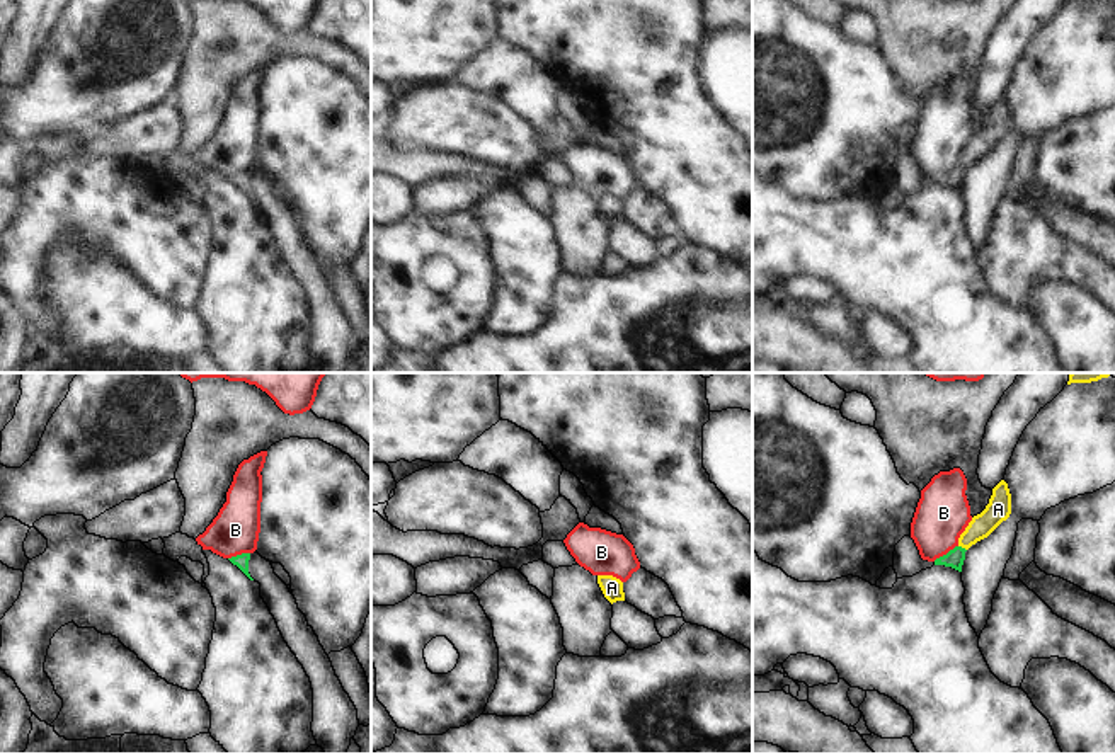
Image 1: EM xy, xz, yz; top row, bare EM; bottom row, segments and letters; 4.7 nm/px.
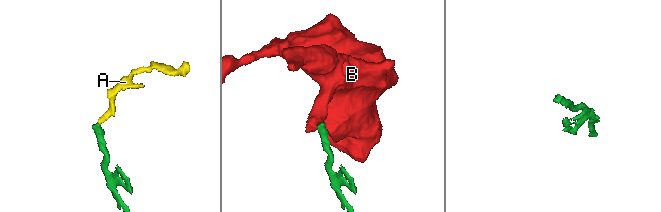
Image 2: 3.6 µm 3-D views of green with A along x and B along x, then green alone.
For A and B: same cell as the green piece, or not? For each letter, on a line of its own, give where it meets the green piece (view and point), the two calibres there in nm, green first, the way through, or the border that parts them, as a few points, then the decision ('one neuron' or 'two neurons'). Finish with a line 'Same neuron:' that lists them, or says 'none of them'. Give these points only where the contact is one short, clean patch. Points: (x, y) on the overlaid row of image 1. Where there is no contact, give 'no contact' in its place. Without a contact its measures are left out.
A: yz (960, 547) | 90/120 nm | across yz (955, 557), (960, 547), (998, 509) | one neuron
B: yz (947, 554) | 90/260 nm | along yz (957, 545), (933, 560) | two neurons
Same neuron: A

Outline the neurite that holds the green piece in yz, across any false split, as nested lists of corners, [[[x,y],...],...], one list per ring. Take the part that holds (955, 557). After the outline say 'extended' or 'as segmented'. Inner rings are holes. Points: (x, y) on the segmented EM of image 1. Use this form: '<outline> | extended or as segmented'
[[[1001,480],[994,488],[986,509],[974,516],[958,538],[958,545],[946,555],[935,560],[935,565],[952,567],[962,572],[965,551],[977,541],[987,538],[1011,514],[1011,494],[1008,483]]] | extended

